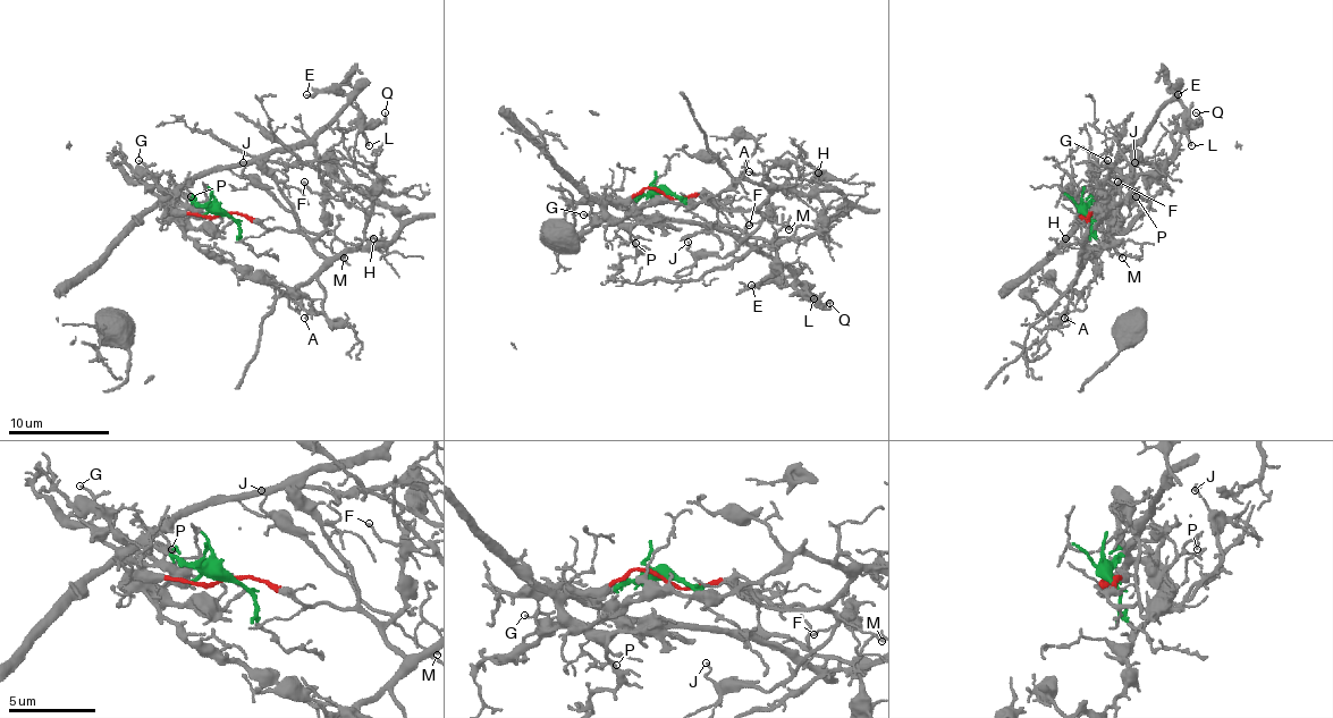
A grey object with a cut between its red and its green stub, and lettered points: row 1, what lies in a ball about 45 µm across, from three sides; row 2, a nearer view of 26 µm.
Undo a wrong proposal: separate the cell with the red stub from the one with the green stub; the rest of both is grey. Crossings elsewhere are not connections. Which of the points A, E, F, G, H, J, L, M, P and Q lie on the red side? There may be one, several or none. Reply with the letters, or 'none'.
A, F, H, J, M

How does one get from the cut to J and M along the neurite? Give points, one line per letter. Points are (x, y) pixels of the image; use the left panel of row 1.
J: (220, 214), (236, 212), (263, 225), (317, 237), (243, 172), (243, 162)
M: (220, 214), (236, 212), (263, 225), (317, 237), (344, 258)

